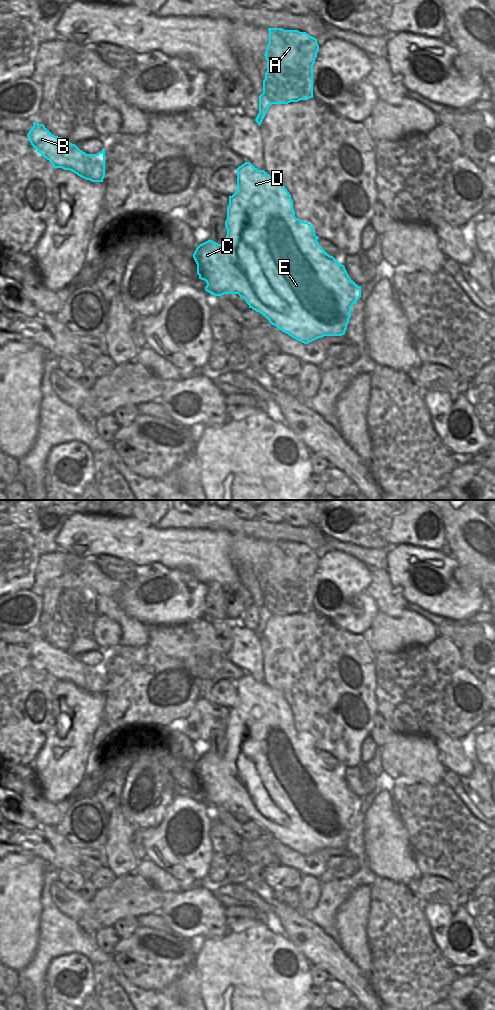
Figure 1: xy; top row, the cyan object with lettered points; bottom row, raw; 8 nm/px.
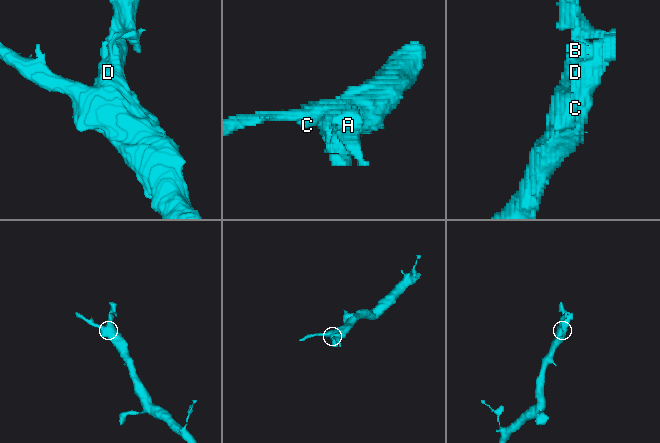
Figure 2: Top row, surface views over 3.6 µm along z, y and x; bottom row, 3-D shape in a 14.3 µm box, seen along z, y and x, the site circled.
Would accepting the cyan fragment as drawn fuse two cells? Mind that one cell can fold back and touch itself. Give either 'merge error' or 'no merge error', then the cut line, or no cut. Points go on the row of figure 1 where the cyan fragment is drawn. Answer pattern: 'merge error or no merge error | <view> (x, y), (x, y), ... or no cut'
no merge error | no cut

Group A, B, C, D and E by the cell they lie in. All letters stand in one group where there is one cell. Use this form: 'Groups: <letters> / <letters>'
Groups: A B C D E.

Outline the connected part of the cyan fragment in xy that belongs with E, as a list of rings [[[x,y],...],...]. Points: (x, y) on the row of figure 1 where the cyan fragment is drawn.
[[[250,162],[239,166],[237,191],[229,196],[225,227],[227,235],[222,244],[209,239],[193,254],[197,274],[207,283],[207,292],[215,297],[238,294],[249,308],[260,312],[272,325],[304,344],[324,336],[345,334],[351,307],[361,297],[361,286],[349,277],[344,265],[319,245],[313,226],[295,217],[291,195],[278,178],[258,170]]]

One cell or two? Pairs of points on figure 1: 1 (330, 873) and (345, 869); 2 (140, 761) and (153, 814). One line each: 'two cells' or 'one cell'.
1: one cell
2: one cell

